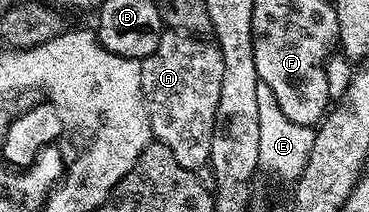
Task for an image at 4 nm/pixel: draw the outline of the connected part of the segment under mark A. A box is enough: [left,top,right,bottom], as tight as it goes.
[141,31,223,170]

